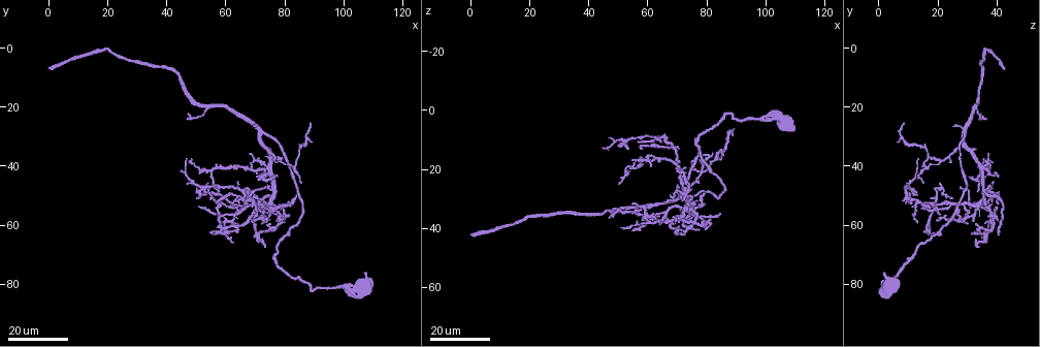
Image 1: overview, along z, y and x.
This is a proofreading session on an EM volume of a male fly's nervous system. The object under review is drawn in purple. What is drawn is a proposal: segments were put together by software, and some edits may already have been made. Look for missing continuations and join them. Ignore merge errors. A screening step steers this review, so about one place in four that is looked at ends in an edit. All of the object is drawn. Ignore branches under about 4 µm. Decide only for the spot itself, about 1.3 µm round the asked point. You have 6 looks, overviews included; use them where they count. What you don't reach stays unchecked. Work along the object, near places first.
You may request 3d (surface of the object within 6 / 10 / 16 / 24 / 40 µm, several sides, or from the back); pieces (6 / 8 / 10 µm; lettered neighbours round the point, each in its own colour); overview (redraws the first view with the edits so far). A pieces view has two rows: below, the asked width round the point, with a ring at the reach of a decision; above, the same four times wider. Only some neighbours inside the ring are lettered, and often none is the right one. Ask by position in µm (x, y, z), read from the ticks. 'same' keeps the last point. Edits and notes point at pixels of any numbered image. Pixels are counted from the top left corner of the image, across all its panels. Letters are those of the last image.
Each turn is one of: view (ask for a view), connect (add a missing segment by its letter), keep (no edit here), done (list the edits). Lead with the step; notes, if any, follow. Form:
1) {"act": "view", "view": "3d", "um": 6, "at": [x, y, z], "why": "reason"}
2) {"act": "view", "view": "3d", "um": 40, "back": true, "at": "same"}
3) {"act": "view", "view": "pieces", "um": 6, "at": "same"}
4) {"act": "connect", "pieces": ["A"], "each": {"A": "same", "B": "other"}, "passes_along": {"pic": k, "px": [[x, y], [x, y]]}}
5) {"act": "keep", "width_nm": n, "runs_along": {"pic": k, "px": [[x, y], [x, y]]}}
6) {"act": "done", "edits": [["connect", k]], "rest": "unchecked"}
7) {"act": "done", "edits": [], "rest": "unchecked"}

{"act": "view", "view": "3d", "um": 24, "at": [78, 44, 41], "why": "thin end"}

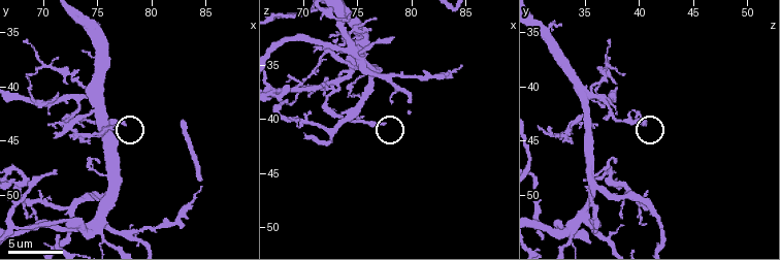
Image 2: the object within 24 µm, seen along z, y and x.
{"act": "view", "view": "pieces", "um": 8, "at": [77.4, 43.6, 40.2]}

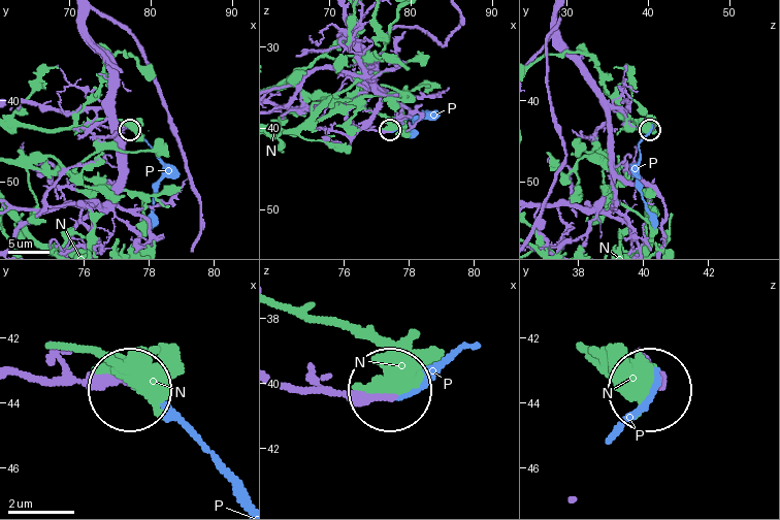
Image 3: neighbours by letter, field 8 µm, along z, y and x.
{"act": "keep", "each": {"N": "other", "P": "other"}, "runs_along": {"pic": 3, "px": [[279, 383], [320, 393], [392, 393]]}, "found": "none of them fits"}

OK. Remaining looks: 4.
{"act": "view", "view": "3d", "um": 24, "at": [70, 58, 19]}

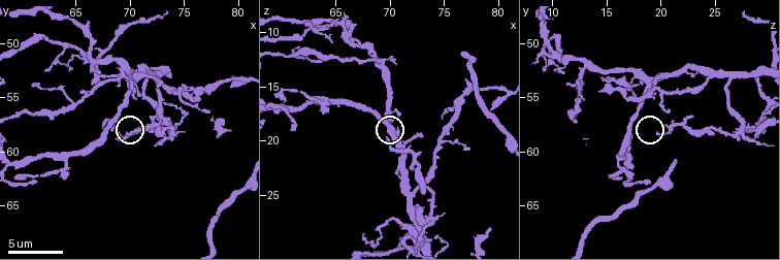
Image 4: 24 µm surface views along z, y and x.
{"act": "view", "view": "3d", "um": 6, "at": [69.8, 58.6, 19.8]}

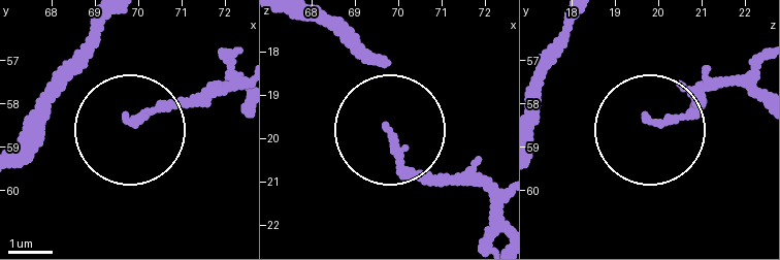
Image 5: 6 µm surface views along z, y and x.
{"act": "view", "view": "pieces", "um": 10, "at": [69.75, 58.40, 19.75]}

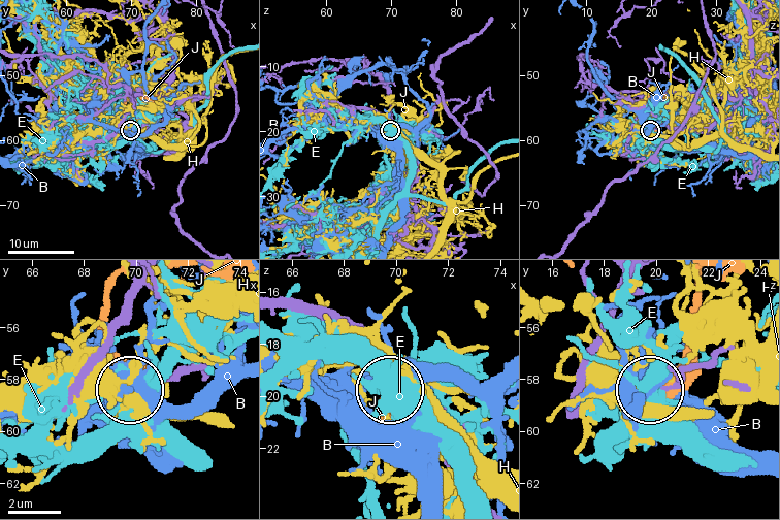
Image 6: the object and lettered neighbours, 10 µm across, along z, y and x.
{"act": "keep", "width_nm": 140, "each": {"B": "other", "E": "other", "H": "other", "J": "other"}, "found": "no lettered segment goes on from it"}

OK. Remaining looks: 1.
{"act": "done", "edits": [], "rest": "unchecked"}

